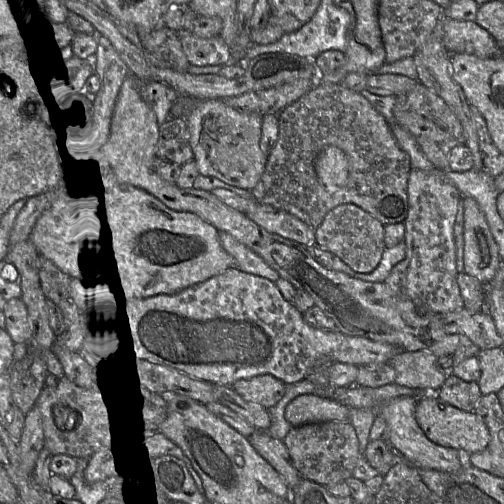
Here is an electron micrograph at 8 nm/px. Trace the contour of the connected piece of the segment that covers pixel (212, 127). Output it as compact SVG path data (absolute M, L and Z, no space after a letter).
M222 99L197 100L186 115L193 161L199 174L215 177L229 185L252 190L261 178L268 156L260 147L262 116L226 105Z

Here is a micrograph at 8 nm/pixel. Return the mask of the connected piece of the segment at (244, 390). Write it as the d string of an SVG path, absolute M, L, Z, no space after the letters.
M263 374L237 380L231 387L245 400L268 410L283 397L286 384L273 375Z

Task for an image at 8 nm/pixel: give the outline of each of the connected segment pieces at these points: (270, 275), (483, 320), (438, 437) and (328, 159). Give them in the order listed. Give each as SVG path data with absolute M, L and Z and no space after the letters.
M220 232L219 240L223 249L234 259L235 267L239 270L264 277L272 282L279 279L279 274L276 270L270 267L258 254L238 242L230 234Z
M464 307L442 314L442 326L449 334L462 334L480 350L503 347L503 340L497 332L492 317L482 310L471 313Z
M425 392L418 398L415 418L424 434L433 443L454 448L463 455L481 452L490 442L489 430L476 413L460 410L444 402L436 392Z
M336 146L324 147L316 157L315 172L327 188L339 188L348 178L349 166L345 153Z

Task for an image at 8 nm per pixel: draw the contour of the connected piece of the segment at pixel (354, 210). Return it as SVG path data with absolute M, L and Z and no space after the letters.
M341 204L330 210L321 224L315 228L315 237L318 245L360 273L372 272L379 264L386 248L384 225L354 204Z

